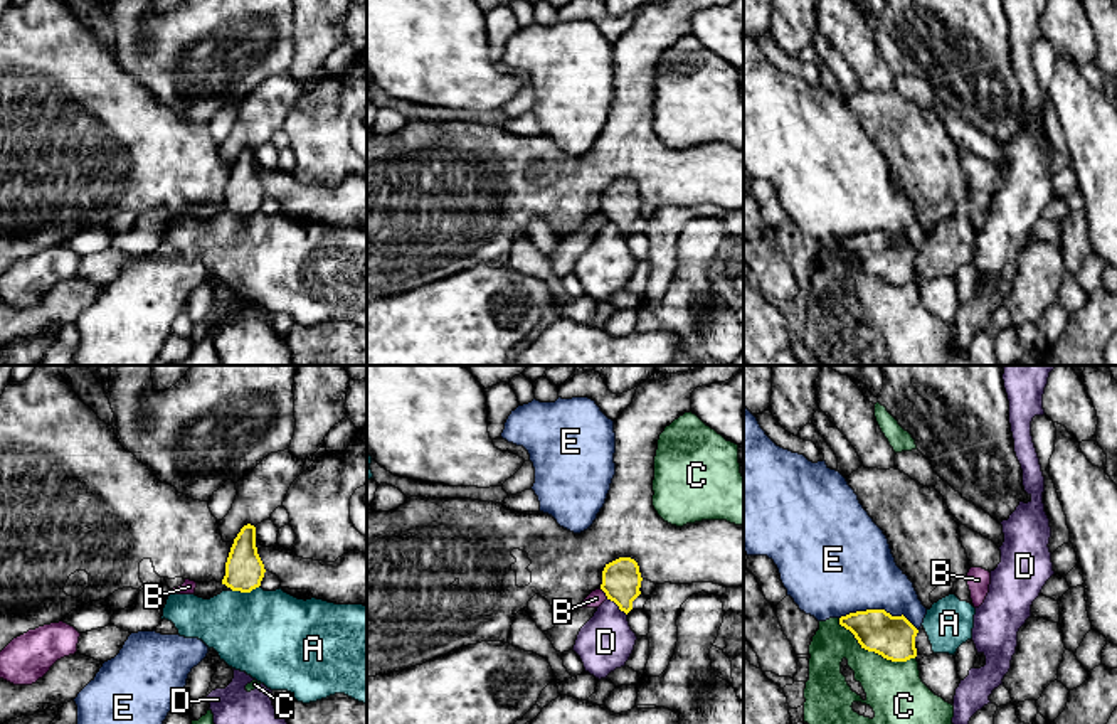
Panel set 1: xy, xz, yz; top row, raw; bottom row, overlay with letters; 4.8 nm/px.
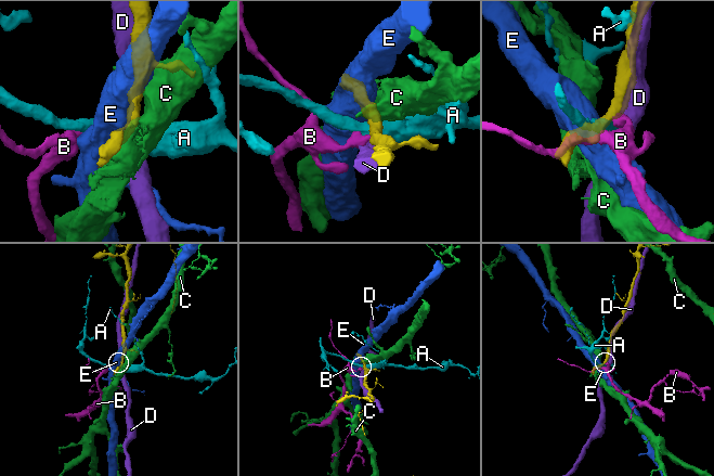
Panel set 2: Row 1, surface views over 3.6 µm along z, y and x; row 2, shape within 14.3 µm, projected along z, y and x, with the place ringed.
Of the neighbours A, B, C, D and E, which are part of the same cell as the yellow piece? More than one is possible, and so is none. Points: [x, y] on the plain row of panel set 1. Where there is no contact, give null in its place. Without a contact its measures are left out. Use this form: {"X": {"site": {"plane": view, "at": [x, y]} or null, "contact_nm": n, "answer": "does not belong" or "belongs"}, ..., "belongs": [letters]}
{"A": {"site": {"plane": "xy", "at": [244, 214]}, "contact_nm": 140, "answer": "does not belong"}, "B": {"site": {"plane": "xz", "at": [604, 214]}, "contact_nm": 70, "answer": "does not belong"}, "C": {"site": {"plane": "yz", "at": [875, 275]}, "contact_nm": 420, "answer": "does not belong"}, "D": {"site": {"plane": "xz", "at": [618, 228]}, "contact_nm": 130, "answer": "does not belong"}, "E": {"site": {"plane": "yz", "at": [878, 233]}, "contact_nm": 380, "answer": "does not belong"}, "belongs": []}

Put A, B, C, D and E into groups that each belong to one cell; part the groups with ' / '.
A / B / C / D / E

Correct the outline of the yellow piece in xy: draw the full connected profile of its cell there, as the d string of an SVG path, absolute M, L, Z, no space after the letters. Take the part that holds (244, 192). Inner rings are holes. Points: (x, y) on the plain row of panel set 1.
M247 146L234 162L222 207L232 214L251 216L261 209L264 195L266 192L256 170L256 150Z

